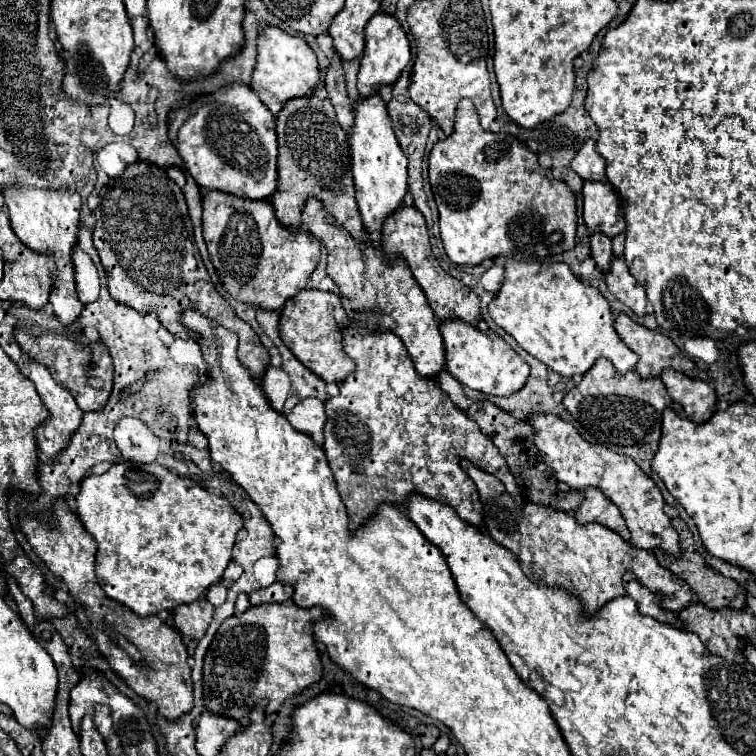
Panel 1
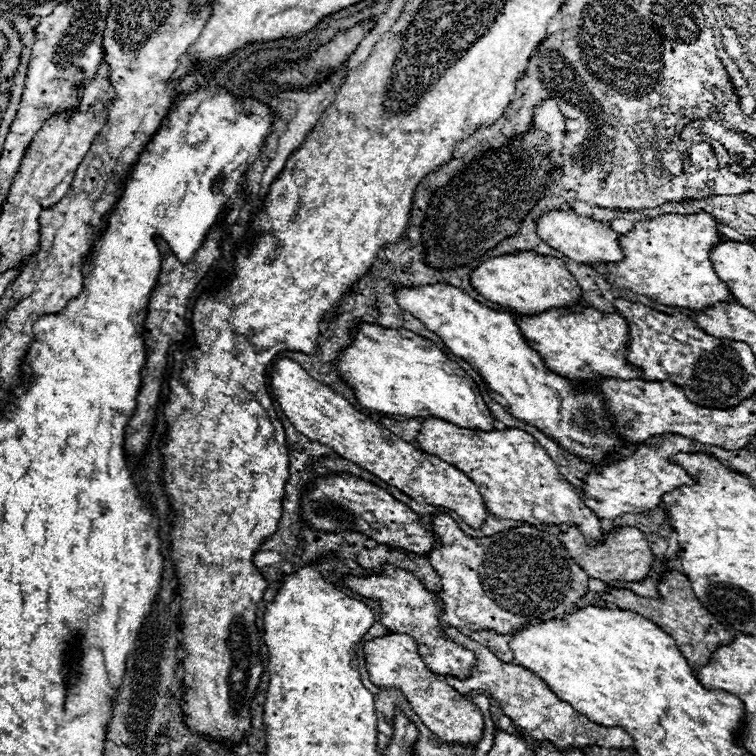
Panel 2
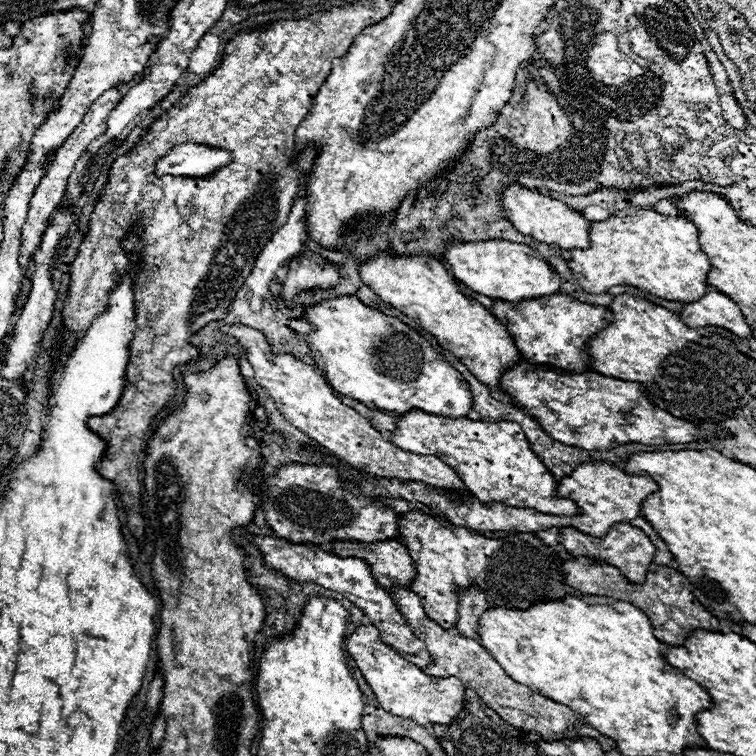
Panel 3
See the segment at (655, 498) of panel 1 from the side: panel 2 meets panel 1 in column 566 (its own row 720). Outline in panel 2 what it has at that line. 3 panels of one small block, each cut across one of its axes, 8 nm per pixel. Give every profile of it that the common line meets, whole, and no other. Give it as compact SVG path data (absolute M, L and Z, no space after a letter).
M388 634L382 638L374 638L364 644L364 654L370 680L380 688L392 688L392 686L400 688L408 698L408 702L412 704L414 712L420 716L420 720L448 746L452 744L476 746L480 742L484 734L482 712L470 700L458 694L452 686L448 686L444 676L428 670L418 652L418 644L410 634Z

